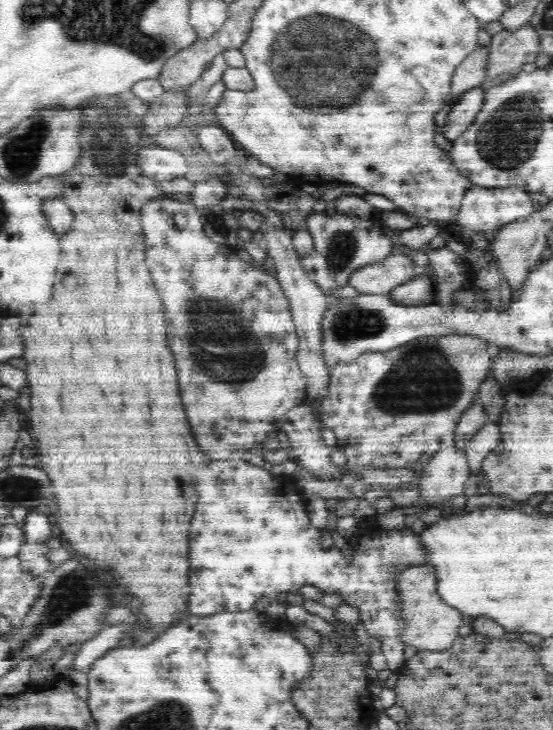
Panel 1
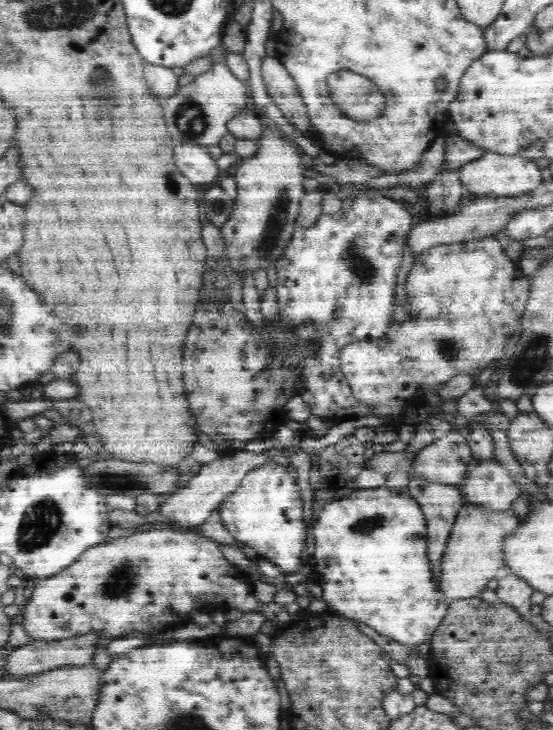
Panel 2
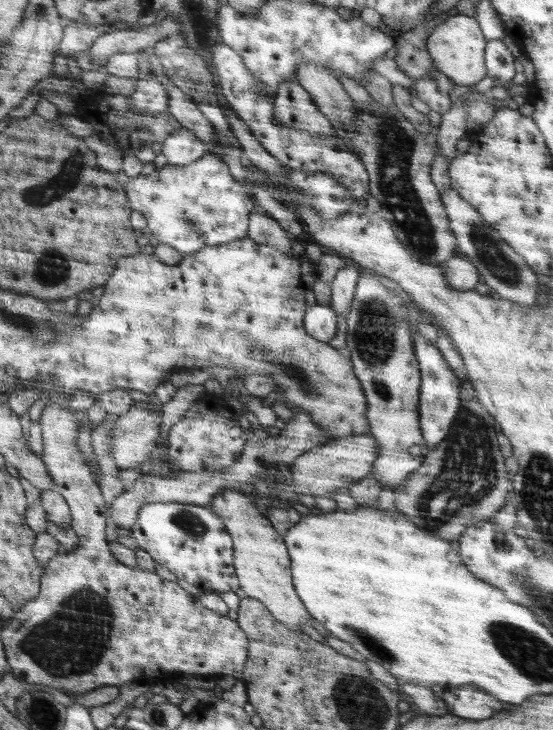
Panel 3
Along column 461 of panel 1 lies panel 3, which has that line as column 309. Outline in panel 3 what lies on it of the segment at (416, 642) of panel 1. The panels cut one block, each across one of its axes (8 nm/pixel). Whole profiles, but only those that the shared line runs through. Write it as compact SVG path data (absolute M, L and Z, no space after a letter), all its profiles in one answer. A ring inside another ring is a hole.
M224 488L210 500L209 508L223 520L227 532L235 540L235 577L237 587L248 597L262 601L276 620L286 624L291 630L302 631L302 626L311 624L312 615L295 591L291 577L291 555L283 537L276 533L271 522L262 518L248 498L238 494L234 488Z

